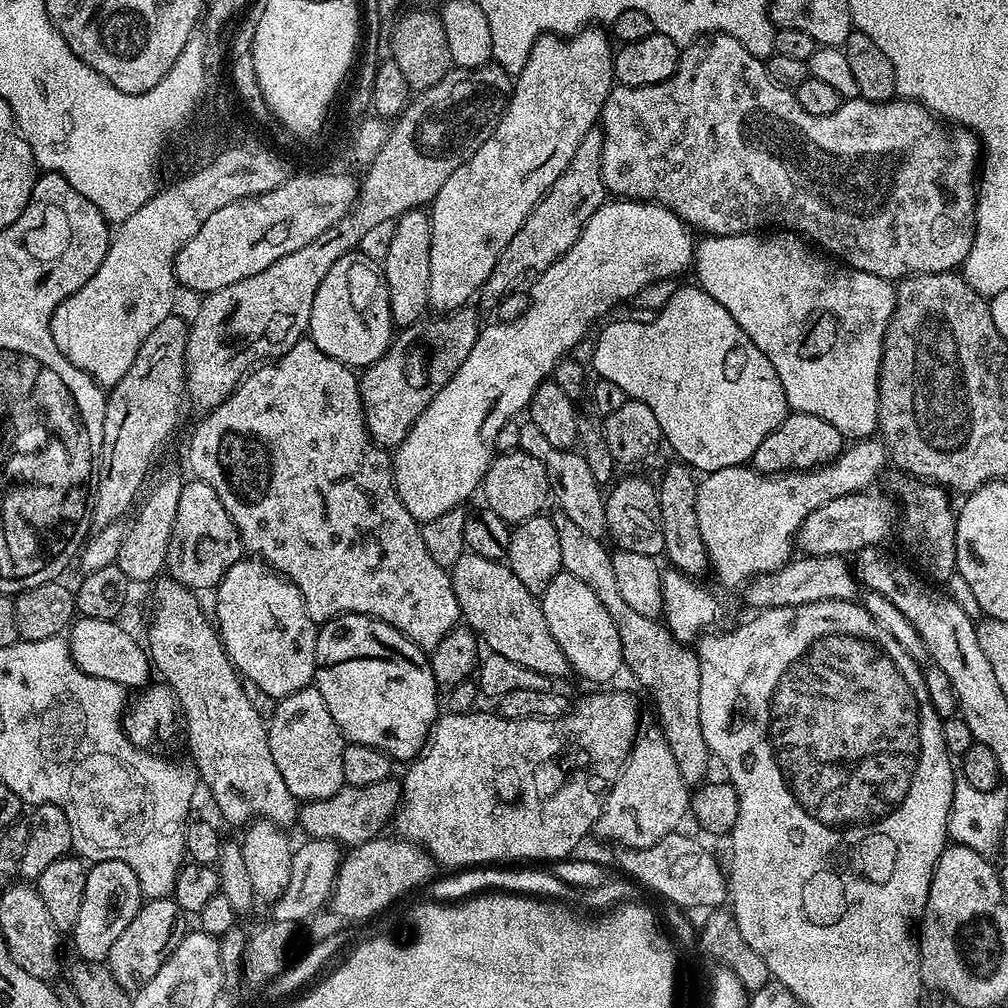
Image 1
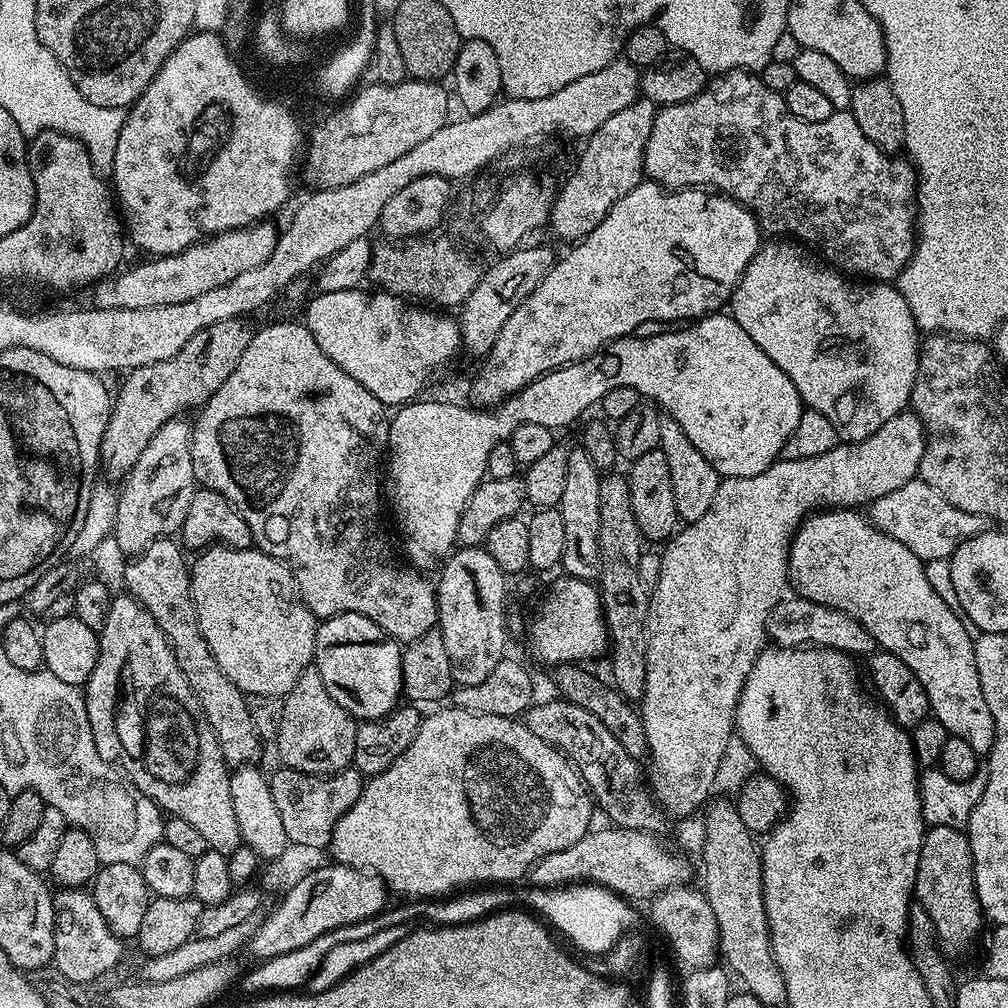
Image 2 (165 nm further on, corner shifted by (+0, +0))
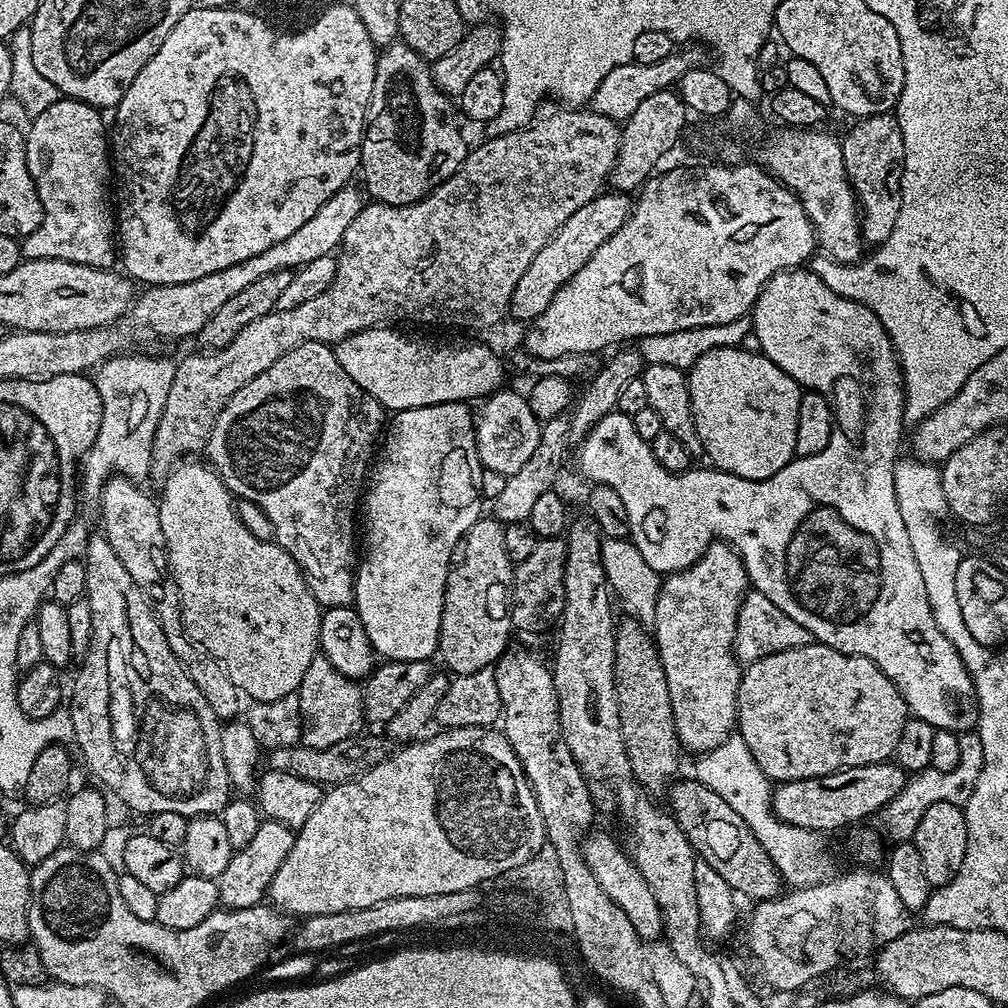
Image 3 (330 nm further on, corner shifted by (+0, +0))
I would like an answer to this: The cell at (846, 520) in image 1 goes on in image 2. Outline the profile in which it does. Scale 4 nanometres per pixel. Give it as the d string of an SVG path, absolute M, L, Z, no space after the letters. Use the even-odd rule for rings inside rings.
M919 478L906 482L906 486L898 486L898 490L890 490L890 494L882 494L882 498L867 505L866 515L877 532L902 542L902 546L925 562L948 560L962 542L974 538L986 528L984 517L958 510L958 506L942 498L938 490Z

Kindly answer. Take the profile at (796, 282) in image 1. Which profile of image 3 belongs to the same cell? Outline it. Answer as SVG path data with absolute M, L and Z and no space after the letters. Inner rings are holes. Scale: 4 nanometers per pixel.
M807 267L787 268L784 272L774 274L766 282L766 286L758 294L756 305L752 308L752 331L756 337L759 351L770 358L786 374L790 374L800 385L801 389L811 390L822 394L834 409L834 427L832 437L826 446L818 454L809 456L796 456L778 474L774 474L765 480L747 480L738 478L729 472L721 472L715 466L699 468L693 466L687 472L671 472L654 458L652 445L649 441L642 439L638 435L638 430L634 430L634 422L630 416L621 412L611 412L598 421L593 428L588 431L588 435L579 441L580 448L580 472L592 484L605 484L617 492L618 498L622 498L622 503L626 505L626 515L630 518L630 539L635 544L638 554L646 558L650 570L661 574L671 574L686 570L691 564L696 564L698 558L713 542L724 542L731 544L736 549L737 554L742 558L744 569L748 571L748 580L751 587L757 592L766 594L778 610L790 614L798 626L806 626L806 630L812 635L813 641L830 646L842 654L851 656L861 656L870 658L894 682L894 686L902 694L902 698L908 704L908 711L915 719L930 722L930 726L941 732L954 732L957 734L968 734L977 727L980 719L980 708L976 704L976 685L973 673L968 671L964 665L958 650L942 634L934 622L934 614L930 610L930 598L926 598L926 581L922 578L922 570L918 570L918 562L914 558L914 546L910 546L910 534L906 534L906 522L902 522L902 510L896 501L894 494L895 470L900 452L900 435L906 429L904 418L904 375L900 373L900 359L896 356L896 351L892 345L892 340L886 334L878 314L870 310L865 304L854 302L850 298L842 298L842 294L834 294L818 274L814 274Z

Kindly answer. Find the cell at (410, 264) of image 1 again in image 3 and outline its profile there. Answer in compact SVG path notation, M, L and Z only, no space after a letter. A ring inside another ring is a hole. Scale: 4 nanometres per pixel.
M403 42L383 49L376 58L376 77L368 103L364 140L360 143L359 171L362 176L364 172L363 187L367 195L382 204L413 204L423 200L442 182L449 180L460 169L470 151L470 144L464 141L456 116L458 117L458 112L453 101L434 82L429 61Z

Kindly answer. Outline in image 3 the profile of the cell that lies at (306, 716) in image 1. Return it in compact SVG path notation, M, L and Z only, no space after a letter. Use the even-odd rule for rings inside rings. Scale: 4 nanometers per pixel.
M317 654L306 674L302 674L298 706L302 721L302 742L308 748L325 748L343 740L351 740L361 731L359 728L366 724L363 687L344 674L338 674L330 658L322 654Z

